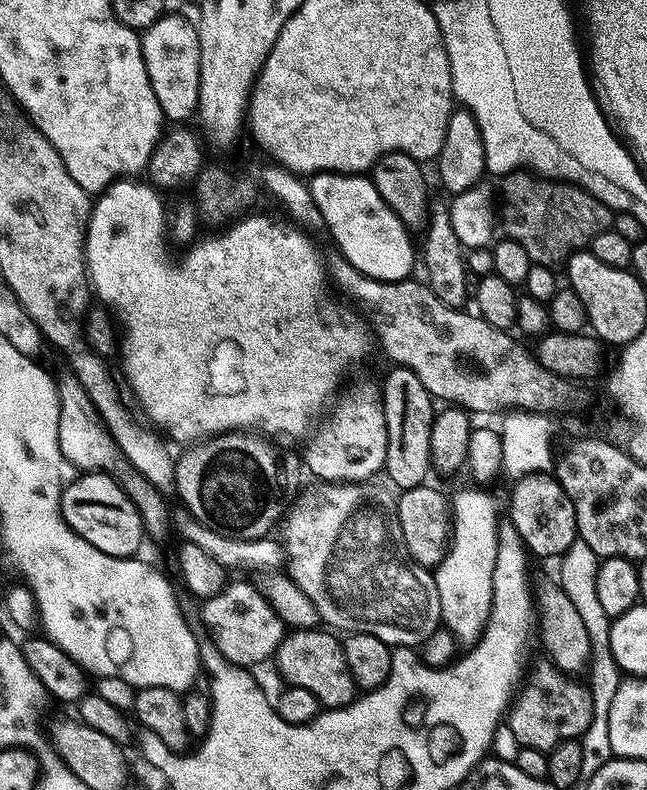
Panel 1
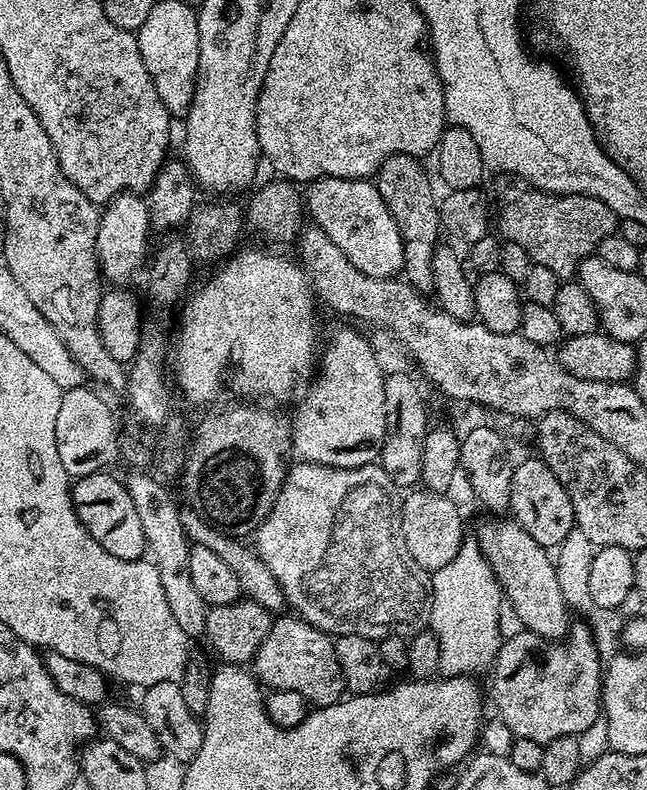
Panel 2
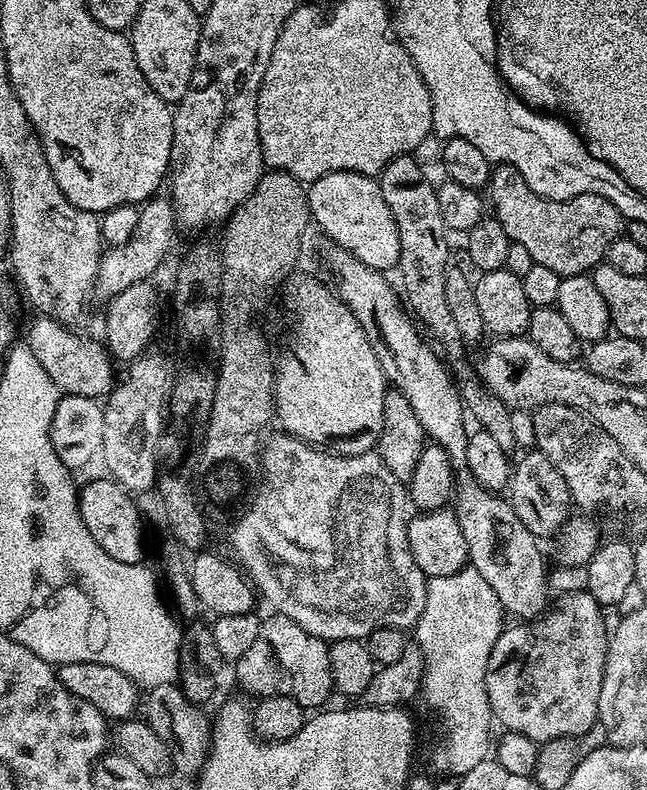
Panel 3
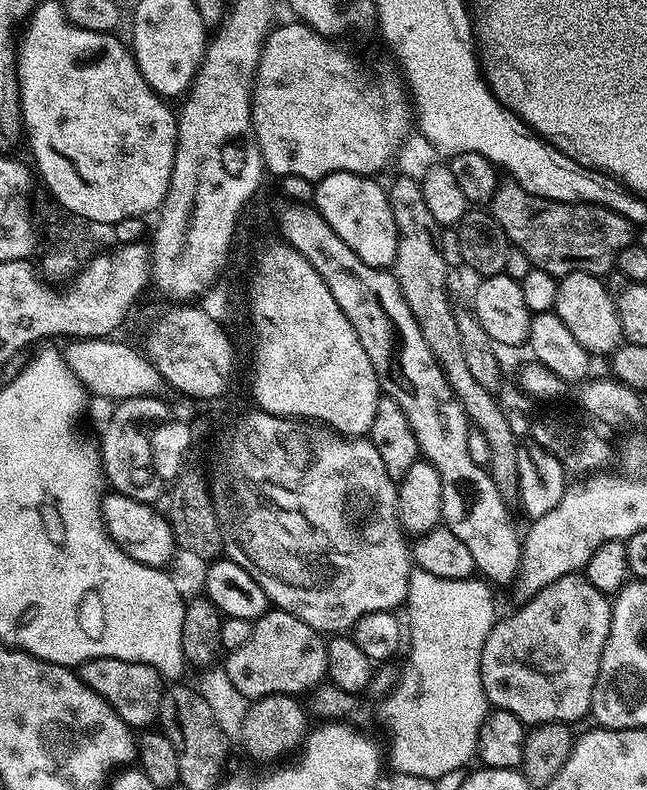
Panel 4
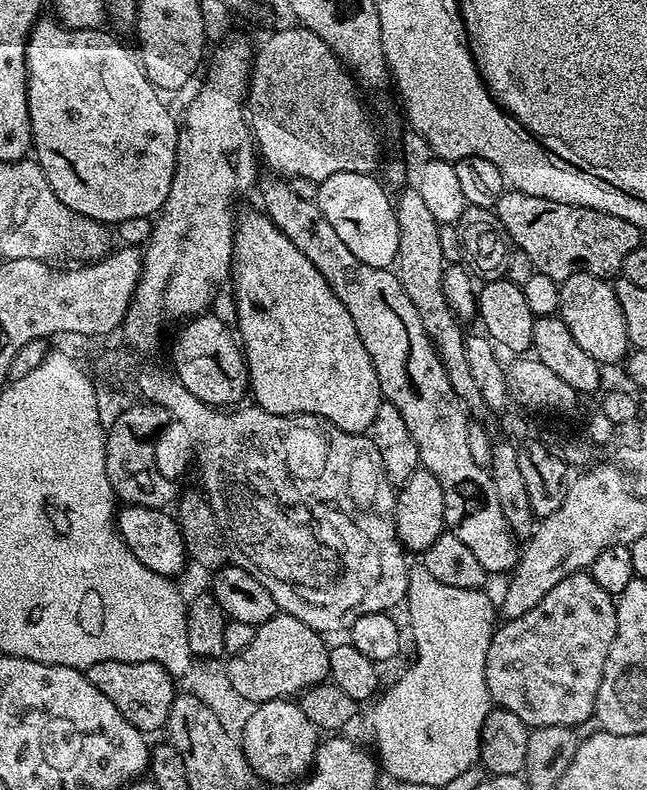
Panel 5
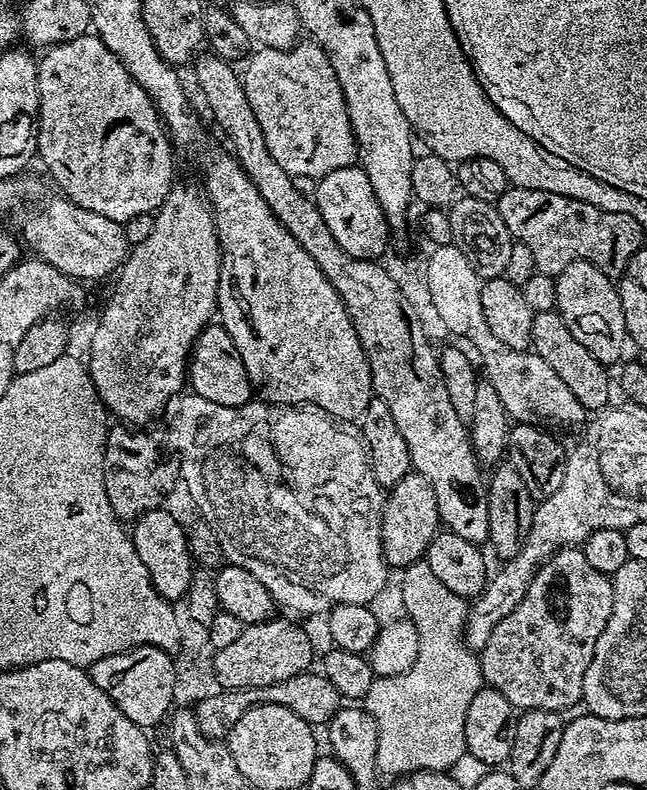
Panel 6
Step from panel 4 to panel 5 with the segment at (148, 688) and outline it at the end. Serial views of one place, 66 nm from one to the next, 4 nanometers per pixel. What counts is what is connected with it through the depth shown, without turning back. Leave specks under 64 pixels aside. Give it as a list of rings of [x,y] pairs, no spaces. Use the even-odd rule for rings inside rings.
[[[103,660],[86,670],[87,678],[118,706],[118,710],[133,726],[145,734],[151,734],[168,723],[168,711],[174,695],[174,677],[158,662],[118,662]]]

